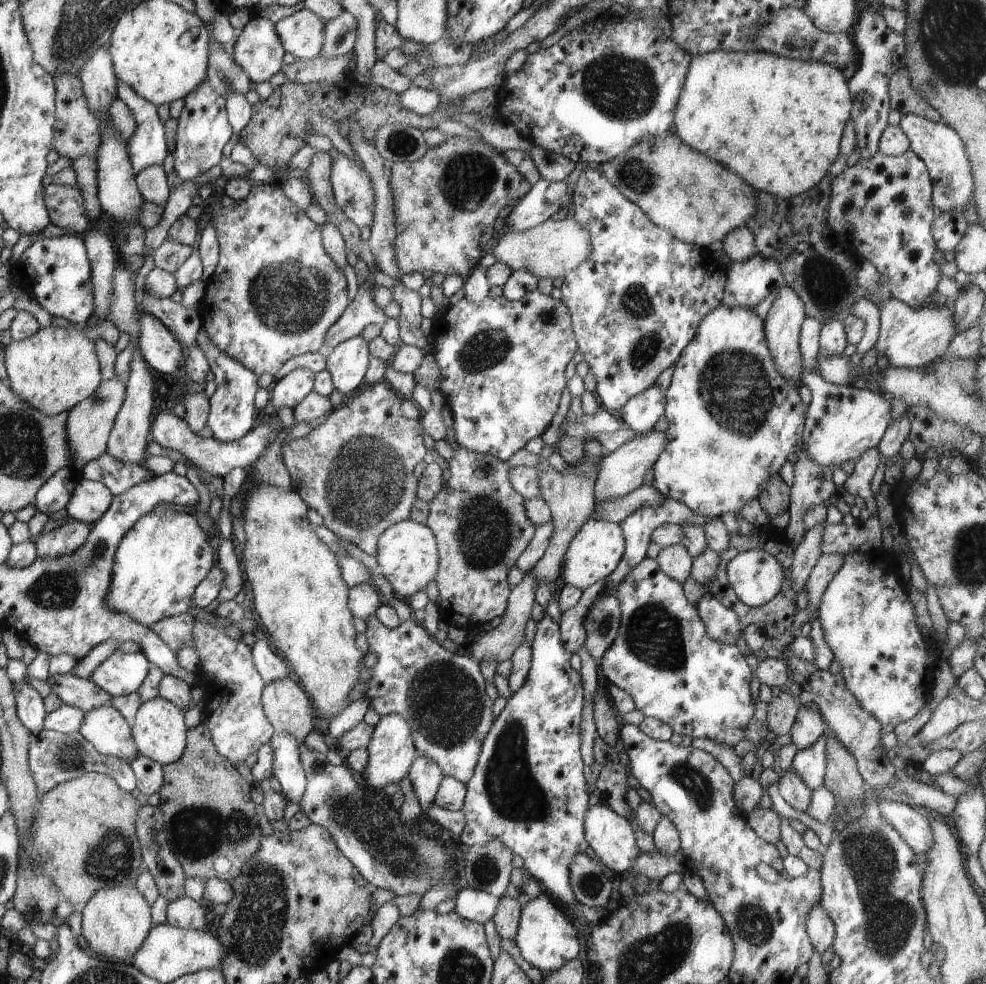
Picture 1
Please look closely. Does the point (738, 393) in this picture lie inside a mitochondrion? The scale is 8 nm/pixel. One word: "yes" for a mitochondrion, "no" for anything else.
yes

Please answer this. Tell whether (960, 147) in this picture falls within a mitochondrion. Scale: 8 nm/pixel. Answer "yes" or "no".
no

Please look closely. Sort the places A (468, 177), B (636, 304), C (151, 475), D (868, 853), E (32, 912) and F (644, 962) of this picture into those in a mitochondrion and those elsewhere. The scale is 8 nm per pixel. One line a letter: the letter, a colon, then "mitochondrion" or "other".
A: mitochondrion
B: mitochondrion
C: other
D: mitochondrion
E: mitochondrion
F: mitochondrion

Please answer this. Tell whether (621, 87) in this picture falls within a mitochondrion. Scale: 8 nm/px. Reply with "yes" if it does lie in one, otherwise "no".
yes

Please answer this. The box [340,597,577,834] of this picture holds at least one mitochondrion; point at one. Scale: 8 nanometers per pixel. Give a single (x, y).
(446, 700)

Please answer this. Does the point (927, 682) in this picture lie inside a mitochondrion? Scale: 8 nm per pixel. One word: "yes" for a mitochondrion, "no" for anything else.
no

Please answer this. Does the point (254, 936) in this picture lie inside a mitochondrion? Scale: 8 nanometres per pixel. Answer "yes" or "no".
yes

